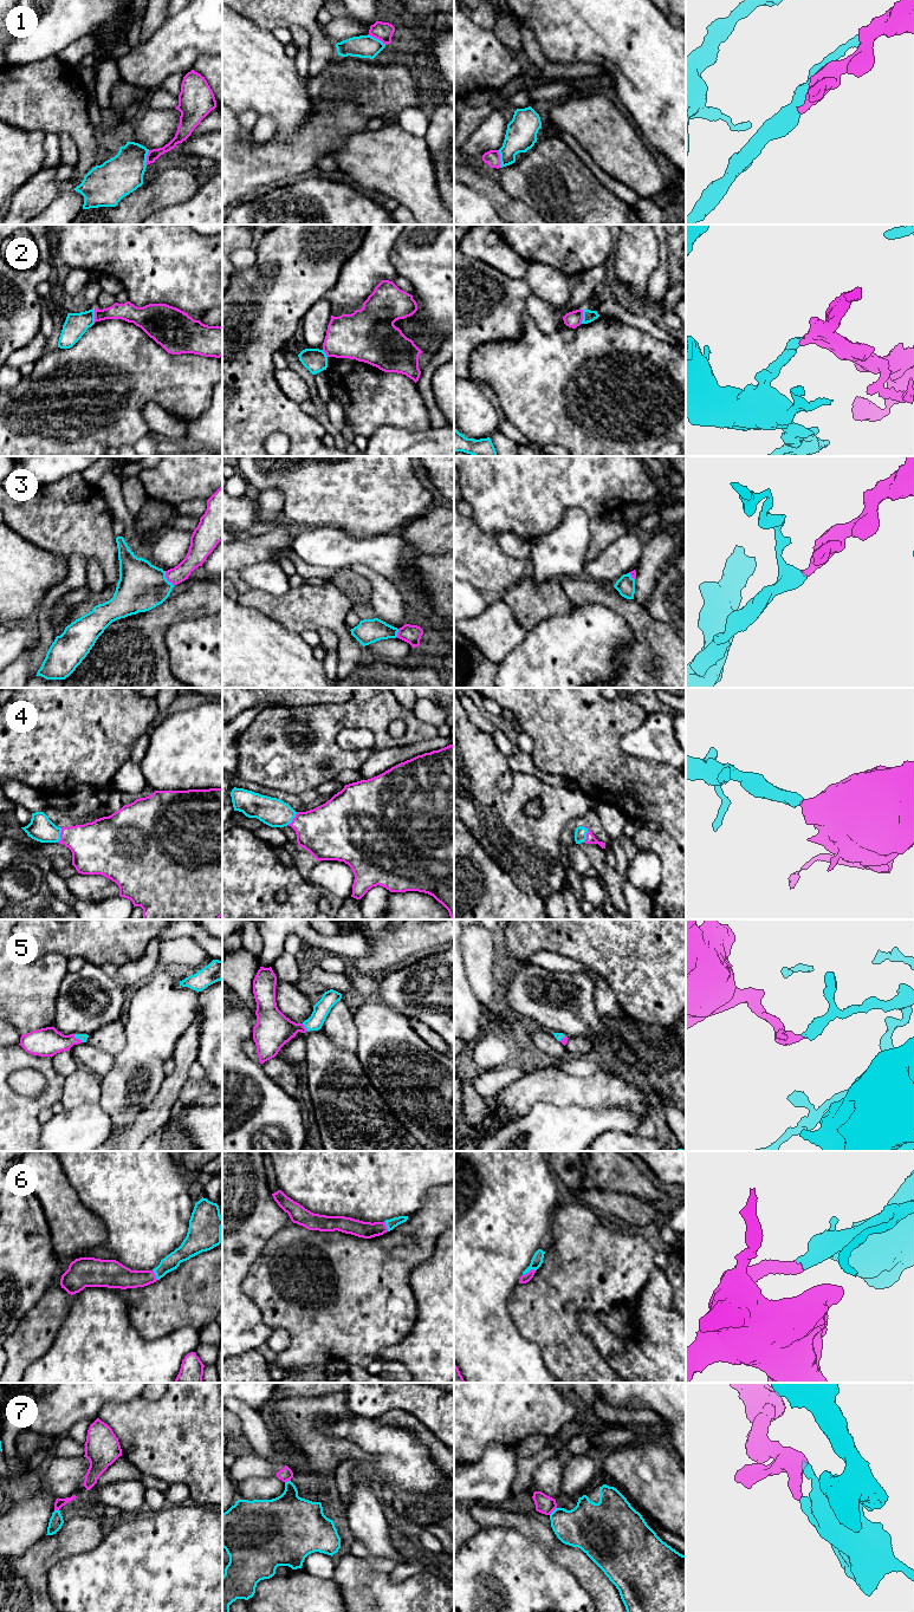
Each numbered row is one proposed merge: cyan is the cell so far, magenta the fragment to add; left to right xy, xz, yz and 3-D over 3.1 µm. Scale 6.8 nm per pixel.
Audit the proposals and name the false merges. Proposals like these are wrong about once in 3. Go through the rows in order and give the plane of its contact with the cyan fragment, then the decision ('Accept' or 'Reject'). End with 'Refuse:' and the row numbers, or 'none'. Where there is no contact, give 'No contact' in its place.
1: Touches cyan in xz. Reject
2: Touches cyan in yz. Reject
3: Touches cyan in xy. Accept
4: Touches cyan in yz. Accept
5: Touches cyan in xy. Accept
6: Touches cyan in yz. Accept
7: Touches cyan in yz. Reject
Refuse: 1, 2, 7

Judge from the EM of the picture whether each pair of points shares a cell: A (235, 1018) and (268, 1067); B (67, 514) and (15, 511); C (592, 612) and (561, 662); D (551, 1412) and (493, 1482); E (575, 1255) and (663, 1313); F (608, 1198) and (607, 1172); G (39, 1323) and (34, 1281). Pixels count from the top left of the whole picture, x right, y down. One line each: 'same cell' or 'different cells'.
A: different cells
B: same cell
C: same cell
D: different cells
E: different cells
F: different cells
G: different cells

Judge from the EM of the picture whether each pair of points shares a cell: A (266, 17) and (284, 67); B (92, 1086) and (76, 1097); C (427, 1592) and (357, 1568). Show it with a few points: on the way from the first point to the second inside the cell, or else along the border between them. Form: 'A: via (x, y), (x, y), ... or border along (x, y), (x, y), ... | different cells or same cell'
A: border along (245, 18), (270, 31) | different cells
B: via (89, 1086), (79, 1093) | same cell
C: via (409, 1592), (381, 1592), (375, 1586) | same cell

